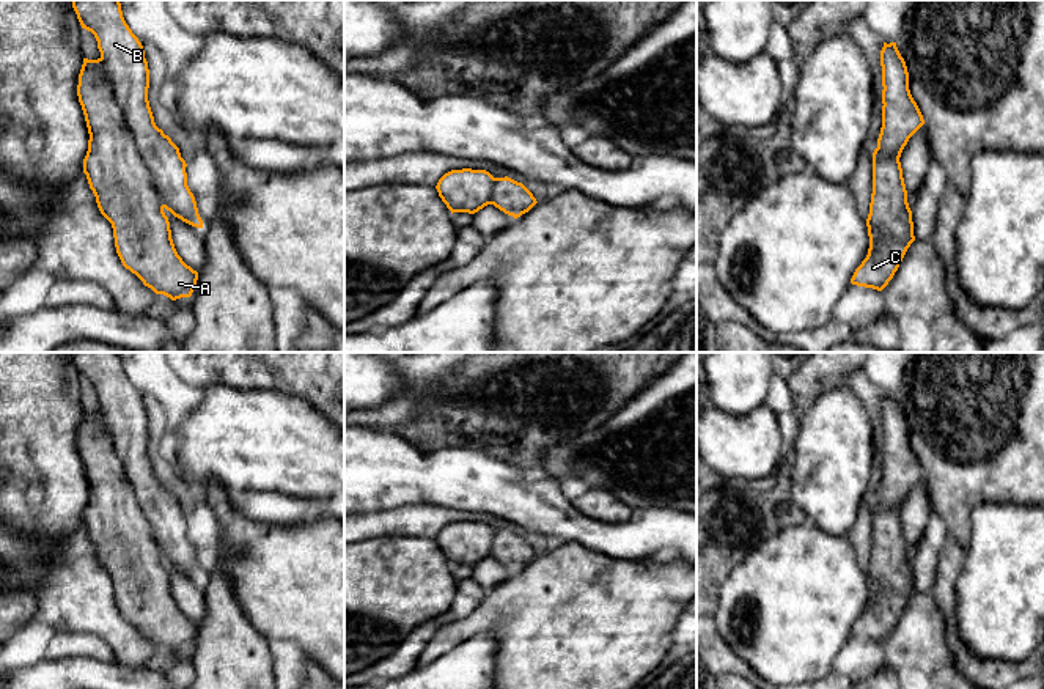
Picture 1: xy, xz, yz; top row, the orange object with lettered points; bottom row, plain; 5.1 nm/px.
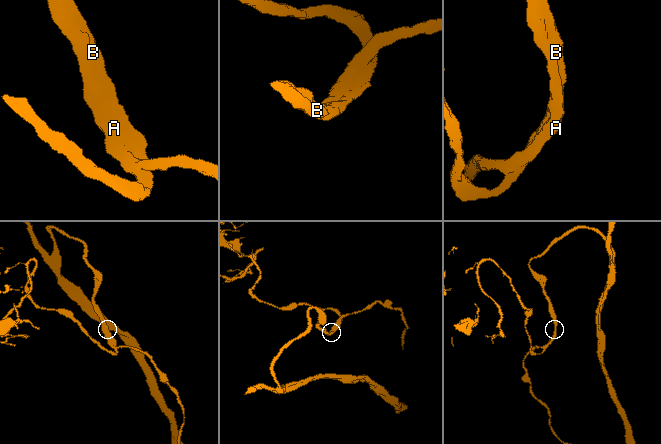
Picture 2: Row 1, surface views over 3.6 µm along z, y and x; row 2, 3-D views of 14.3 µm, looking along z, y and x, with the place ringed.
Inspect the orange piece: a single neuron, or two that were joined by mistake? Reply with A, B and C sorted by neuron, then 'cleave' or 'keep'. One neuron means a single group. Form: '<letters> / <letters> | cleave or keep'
A B C | keep

